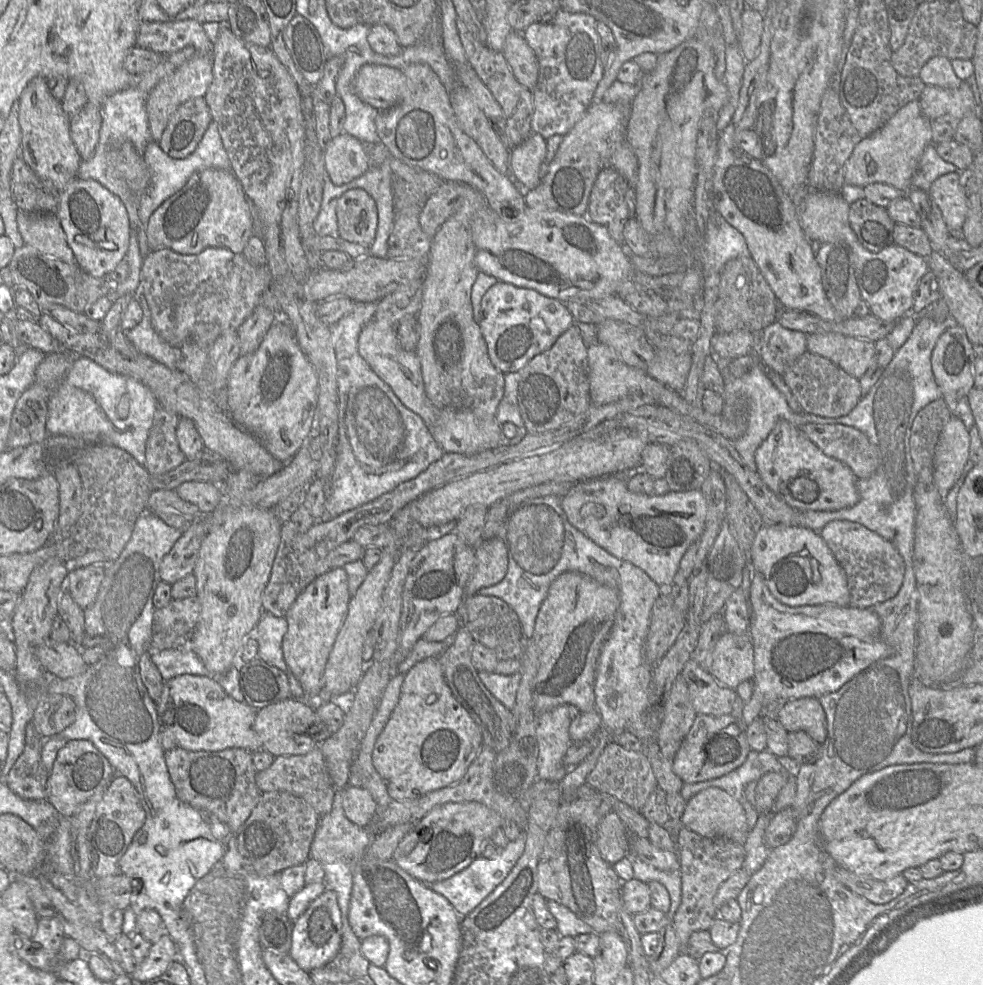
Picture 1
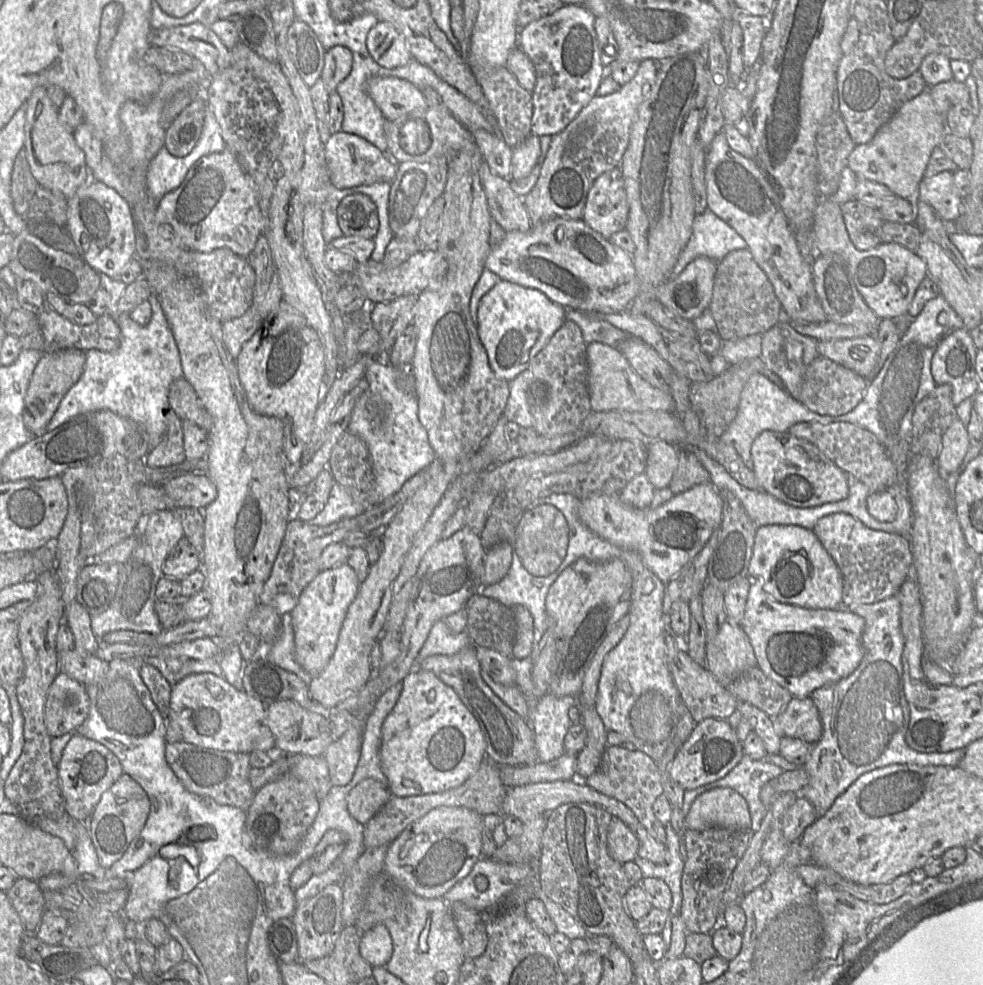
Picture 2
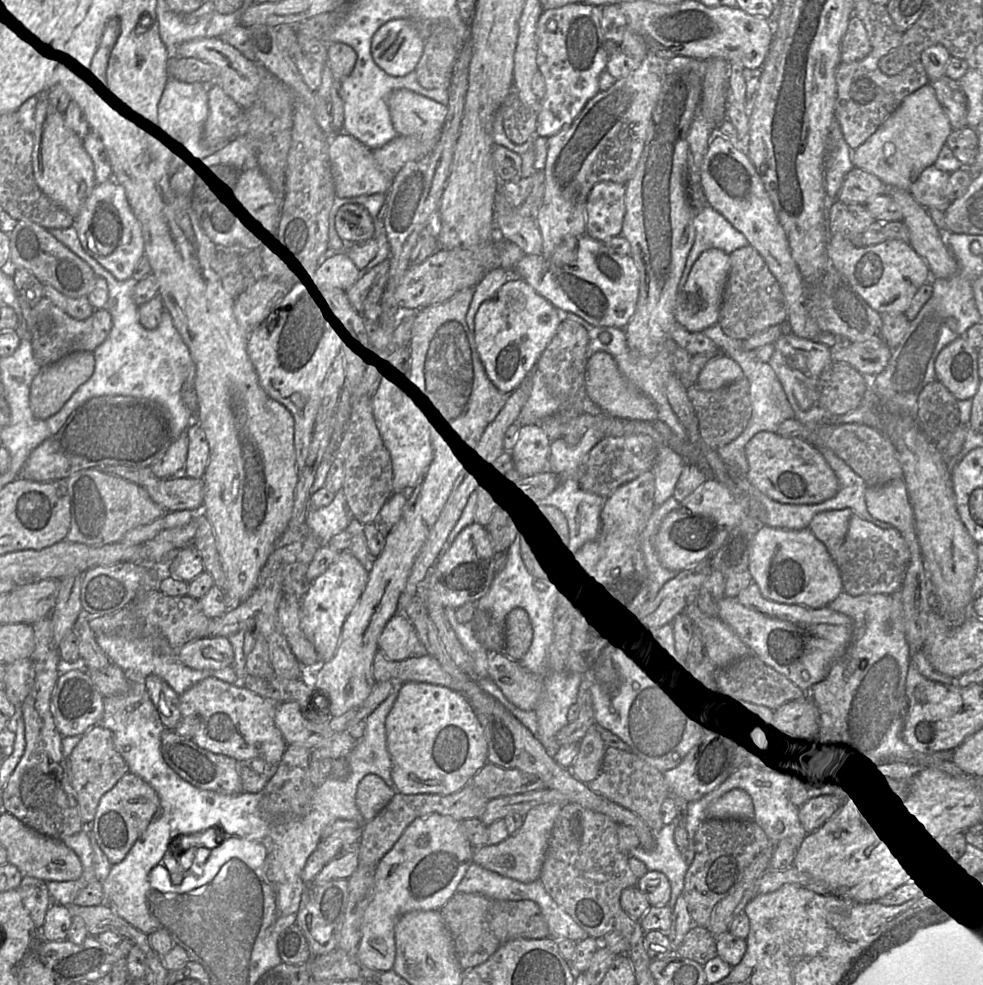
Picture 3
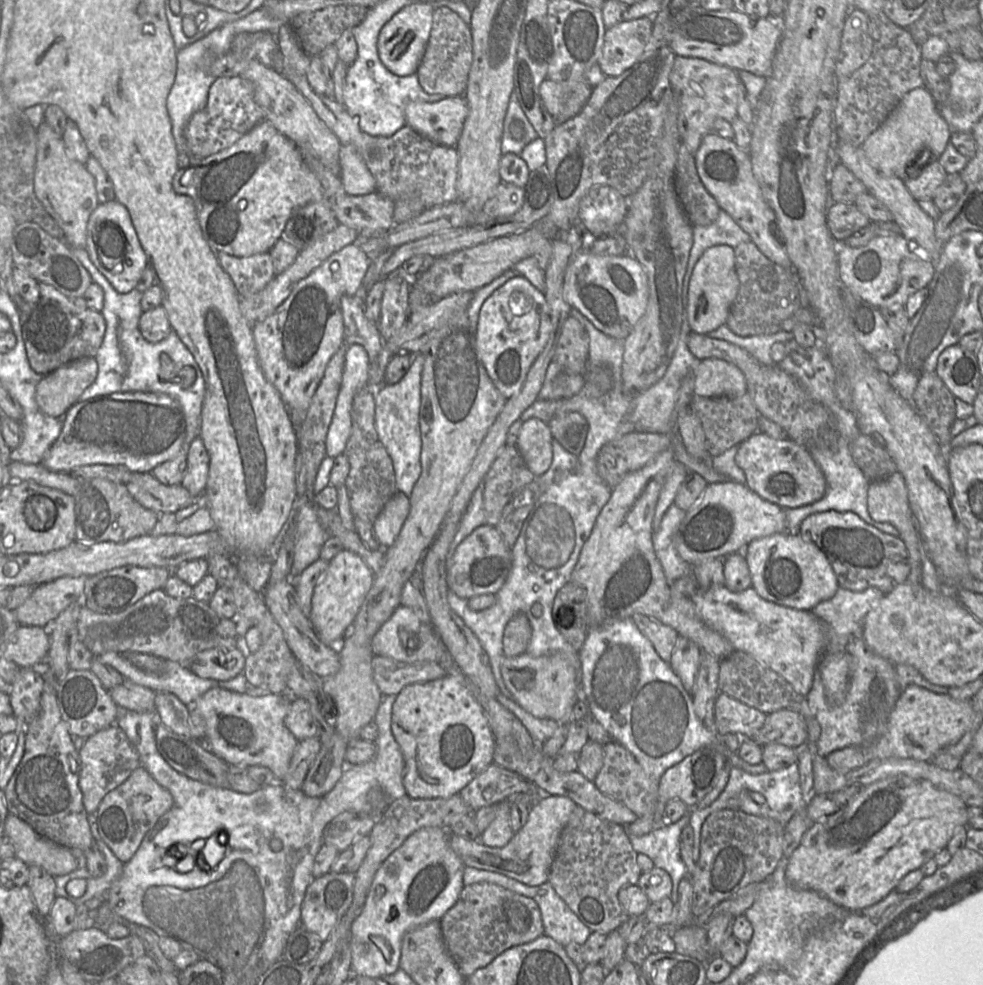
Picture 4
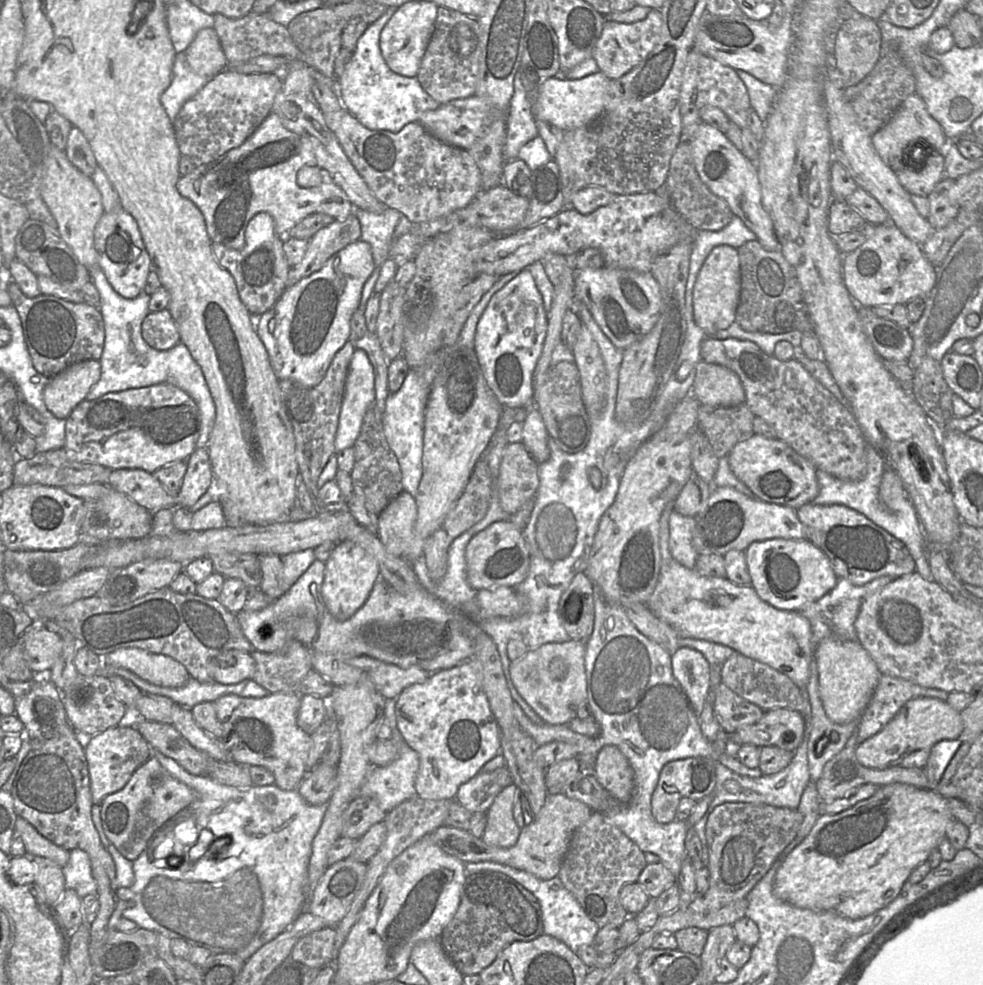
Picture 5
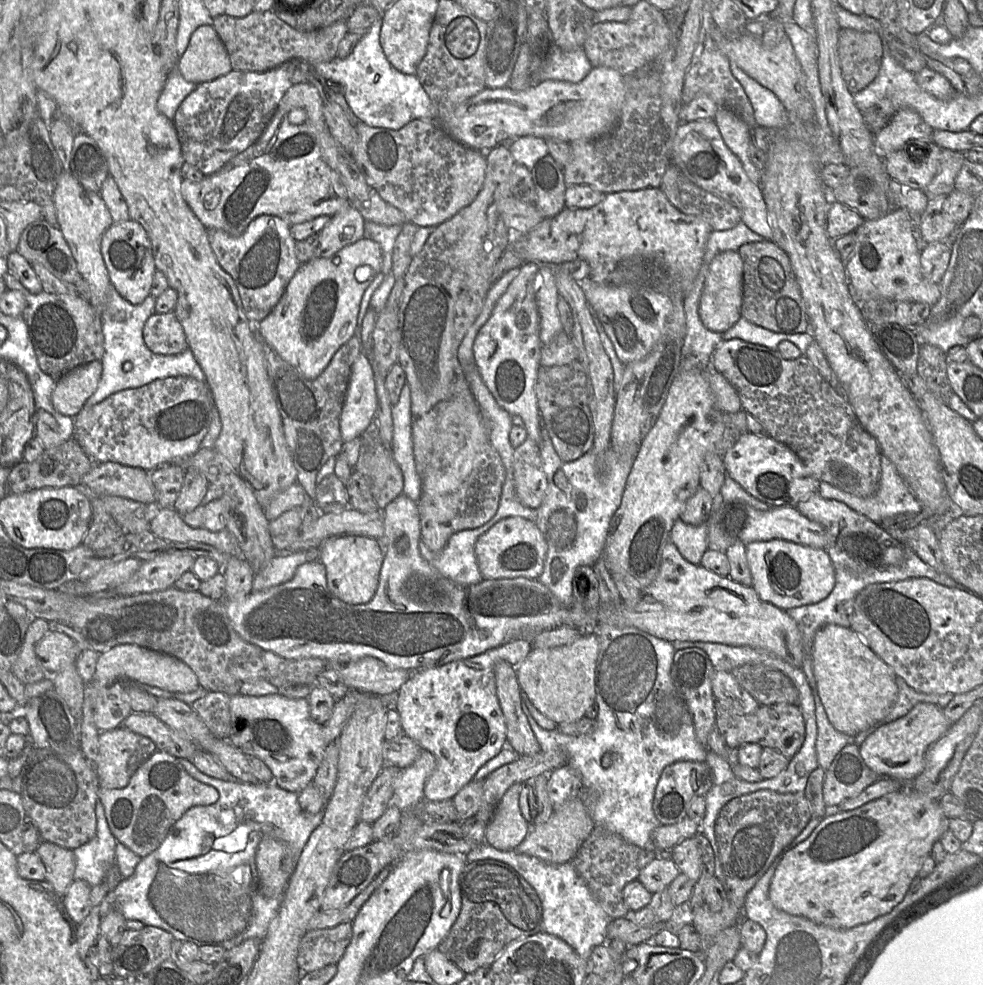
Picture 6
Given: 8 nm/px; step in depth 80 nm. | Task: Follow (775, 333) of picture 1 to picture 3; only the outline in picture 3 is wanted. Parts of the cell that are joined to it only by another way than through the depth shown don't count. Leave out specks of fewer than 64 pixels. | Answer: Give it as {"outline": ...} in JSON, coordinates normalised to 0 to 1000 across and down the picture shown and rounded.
{"outline":[[[803,328],[797,330],[796,339],[786,350],[787,357],[781,369],[795,389],[810,424],[820,431],[846,431],[826,428],[837,423],[848,423],[846,419],[833,411],[831,406],[834,382],[846,368],[849,368],[845,362],[844,353],[830,345],[812,342],[807,338]]]}

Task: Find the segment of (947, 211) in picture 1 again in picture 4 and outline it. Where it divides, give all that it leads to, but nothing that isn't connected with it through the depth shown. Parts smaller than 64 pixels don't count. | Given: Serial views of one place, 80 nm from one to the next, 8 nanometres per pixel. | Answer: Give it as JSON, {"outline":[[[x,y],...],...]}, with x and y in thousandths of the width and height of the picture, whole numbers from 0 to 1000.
{"outline":[[[954,161],[947,162],[938,172],[938,176],[931,181],[925,179],[925,170],[923,170],[923,181],[920,187],[933,203],[948,203],[952,193],[959,186],[963,175],[958,170]]]}

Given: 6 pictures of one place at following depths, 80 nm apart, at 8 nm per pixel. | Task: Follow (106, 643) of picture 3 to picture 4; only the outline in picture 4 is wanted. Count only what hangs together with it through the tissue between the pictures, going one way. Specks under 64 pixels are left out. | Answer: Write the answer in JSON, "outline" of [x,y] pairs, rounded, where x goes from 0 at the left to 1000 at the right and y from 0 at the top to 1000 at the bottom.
{"outline":[[[108,662],[101,667],[102,671],[106,674],[110,674],[117,678],[121,683],[123,683],[127,689],[133,690],[135,693],[138,693],[143,696],[148,696],[158,703],[171,703],[179,706],[184,713],[190,717],[195,717],[197,713],[211,703],[215,698],[224,697],[239,702],[242,704],[249,704],[251,699],[252,690],[249,685],[242,684],[234,690],[217,690],[213,688],[205,688],[196,683],[193,678],[187,678],[182,673],[169,670],[169,681],[166,684],[157,684],[145,681],[144,679],[135,675],[127,664],[120,662]]]}

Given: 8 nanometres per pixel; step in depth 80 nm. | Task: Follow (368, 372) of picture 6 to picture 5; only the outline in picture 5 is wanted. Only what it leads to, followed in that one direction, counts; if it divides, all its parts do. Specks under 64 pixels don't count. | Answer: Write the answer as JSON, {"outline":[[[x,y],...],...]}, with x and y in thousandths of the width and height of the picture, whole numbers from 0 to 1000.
{"outline":[[[362,353],[354,374],[344,435],[341,442],[343,459],[359,454],[370,421],[381,409],[380,378],[372,357]]]}

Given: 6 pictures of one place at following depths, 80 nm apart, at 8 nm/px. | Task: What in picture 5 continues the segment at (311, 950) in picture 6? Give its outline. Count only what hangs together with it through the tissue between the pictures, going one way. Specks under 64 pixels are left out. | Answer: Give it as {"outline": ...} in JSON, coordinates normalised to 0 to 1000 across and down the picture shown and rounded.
{"outline":[[[331,941],[305,952],[298,960],[294,972],[316,983],[340,980],[344,964],[341,964],[340,941]]]}

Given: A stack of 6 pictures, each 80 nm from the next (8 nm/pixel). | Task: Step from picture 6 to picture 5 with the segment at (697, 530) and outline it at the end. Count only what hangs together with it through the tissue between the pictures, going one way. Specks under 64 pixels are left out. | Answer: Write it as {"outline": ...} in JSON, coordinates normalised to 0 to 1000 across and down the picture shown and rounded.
{"outline":[[[685,518],[681,524],[681,557],[685,566],[701,578],[707,578],[711,562],[704,545],[707,526],[696,524]]]}

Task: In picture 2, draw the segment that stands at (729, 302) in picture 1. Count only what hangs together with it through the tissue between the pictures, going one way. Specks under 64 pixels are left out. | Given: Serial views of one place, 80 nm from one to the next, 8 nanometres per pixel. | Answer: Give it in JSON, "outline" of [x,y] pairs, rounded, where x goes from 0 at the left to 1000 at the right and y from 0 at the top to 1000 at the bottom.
{"outline":[[[762,252],[745,255],[730,267],[721,316],[736,346],[776,339],[798,323],[787,291]]]}

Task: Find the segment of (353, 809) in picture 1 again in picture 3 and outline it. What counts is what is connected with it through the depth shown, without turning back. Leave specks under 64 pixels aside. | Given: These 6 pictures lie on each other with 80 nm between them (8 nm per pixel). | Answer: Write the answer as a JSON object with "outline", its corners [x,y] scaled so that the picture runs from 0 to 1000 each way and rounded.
{"outline":[[[372,787],[364,796],[362,817],[372,835],[377,834],[397,814],[402,802],[398,801],[386,788]]]}

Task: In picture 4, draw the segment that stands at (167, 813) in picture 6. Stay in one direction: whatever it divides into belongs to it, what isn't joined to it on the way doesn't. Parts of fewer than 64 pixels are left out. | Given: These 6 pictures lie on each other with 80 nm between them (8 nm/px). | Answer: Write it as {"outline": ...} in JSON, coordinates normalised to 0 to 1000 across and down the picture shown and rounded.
{"outline":[[[144,778],[119,800],[112,803],[99,822],[99,841],[103,852],[124,875],[130,875],[141,861],[150,845],[176,817],[174,805],[164,798]]]}

